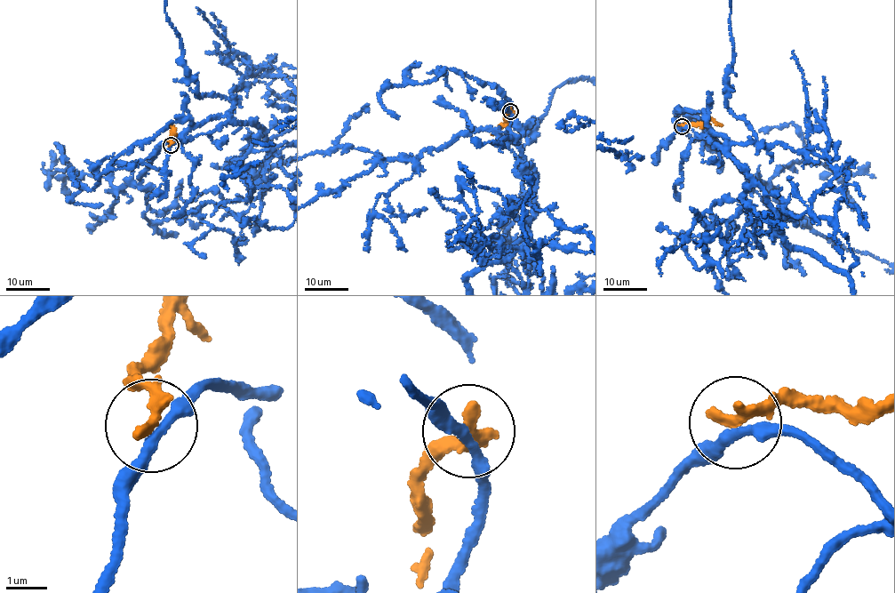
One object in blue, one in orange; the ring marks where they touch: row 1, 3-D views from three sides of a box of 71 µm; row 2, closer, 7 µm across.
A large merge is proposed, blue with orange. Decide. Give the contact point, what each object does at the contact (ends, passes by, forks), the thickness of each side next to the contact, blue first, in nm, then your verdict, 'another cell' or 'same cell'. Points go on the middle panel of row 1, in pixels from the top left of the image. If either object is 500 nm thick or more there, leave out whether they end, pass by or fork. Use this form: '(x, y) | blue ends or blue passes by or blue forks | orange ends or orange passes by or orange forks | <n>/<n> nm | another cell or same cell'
(510, 111) | blue passes by | orange ends | 240/360 nm | another cell

